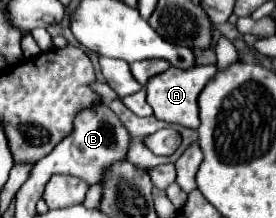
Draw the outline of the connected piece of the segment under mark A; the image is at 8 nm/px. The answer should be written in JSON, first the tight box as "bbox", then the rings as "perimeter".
{"bbox":[146,65,216,129],"perimeter":[[[196,65],[192,69],[176,69],[170,67],[164,73],[152,77],[152,81],[148,81],[146,89],[148,89],[148,103],[154,109],[154,115],[166,123],[176,123],[182,127],[190,127],[190,129],[198,129],[200,119],[198,119],[198,95],[200,91],[206,87],[206,83],[210,79],[214,79],[216,75],[216,65]]]}

